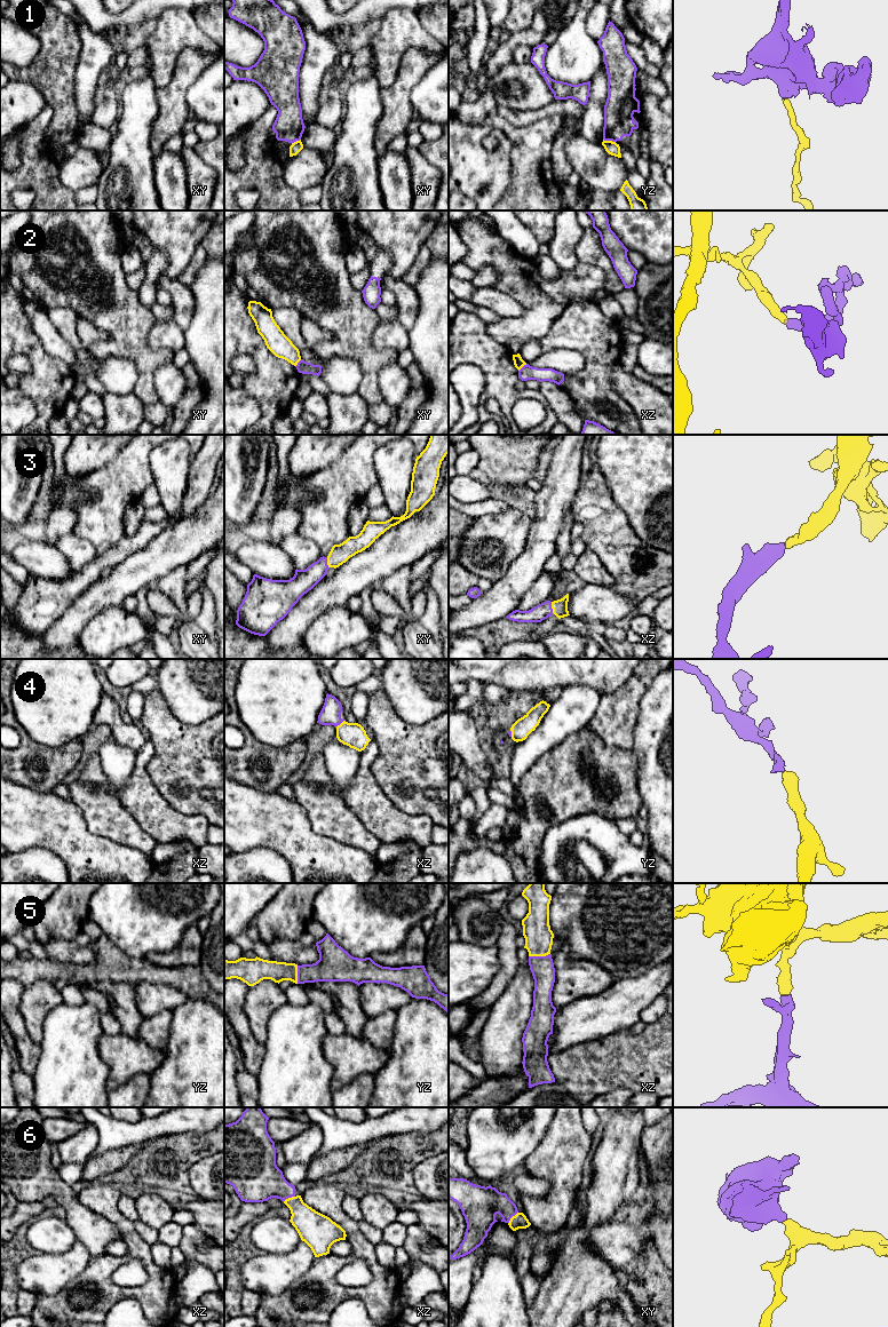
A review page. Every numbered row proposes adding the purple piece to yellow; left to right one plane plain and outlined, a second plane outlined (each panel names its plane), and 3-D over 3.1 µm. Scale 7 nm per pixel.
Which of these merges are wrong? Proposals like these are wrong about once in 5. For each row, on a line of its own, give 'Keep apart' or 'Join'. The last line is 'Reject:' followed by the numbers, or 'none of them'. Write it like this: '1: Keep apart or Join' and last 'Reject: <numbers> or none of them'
1: Keep apart
2: Keep apart
3: Join
4: Join
5: Join
6: Join
Reject: 1, 2

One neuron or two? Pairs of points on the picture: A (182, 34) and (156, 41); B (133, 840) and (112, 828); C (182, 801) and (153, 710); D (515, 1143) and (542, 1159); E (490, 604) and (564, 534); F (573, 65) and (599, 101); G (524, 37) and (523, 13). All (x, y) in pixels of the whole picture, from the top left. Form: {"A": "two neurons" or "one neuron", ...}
{"A": "one neuron", "B": "one neuron", "C": "one neuron", "D": "two neurons", "E": "two neurons", "F": "two neurons", "G": "two neurons"}

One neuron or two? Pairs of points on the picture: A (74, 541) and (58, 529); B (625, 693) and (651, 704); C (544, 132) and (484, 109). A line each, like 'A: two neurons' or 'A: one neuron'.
A: two neurons
B: two neurons
C: one neuron

